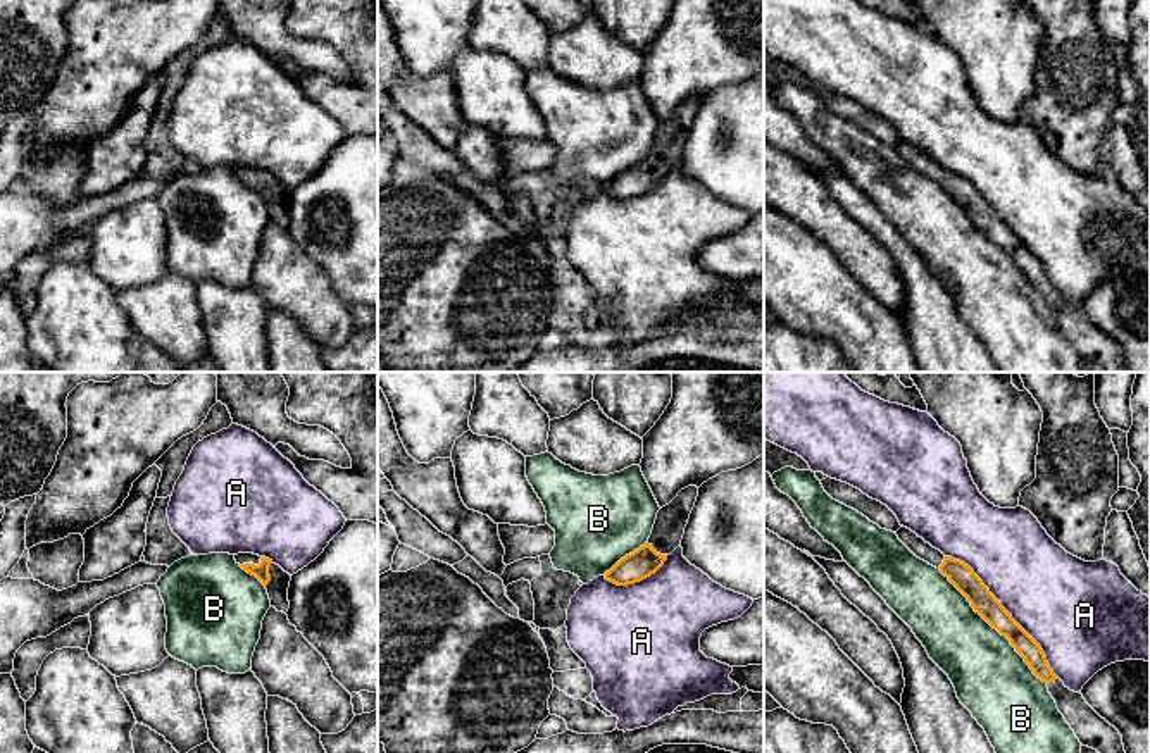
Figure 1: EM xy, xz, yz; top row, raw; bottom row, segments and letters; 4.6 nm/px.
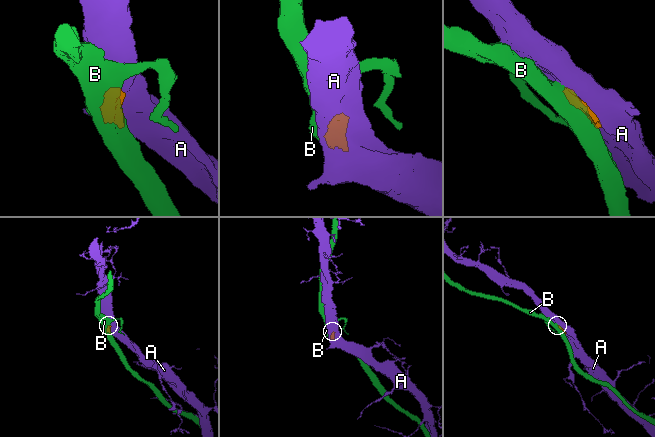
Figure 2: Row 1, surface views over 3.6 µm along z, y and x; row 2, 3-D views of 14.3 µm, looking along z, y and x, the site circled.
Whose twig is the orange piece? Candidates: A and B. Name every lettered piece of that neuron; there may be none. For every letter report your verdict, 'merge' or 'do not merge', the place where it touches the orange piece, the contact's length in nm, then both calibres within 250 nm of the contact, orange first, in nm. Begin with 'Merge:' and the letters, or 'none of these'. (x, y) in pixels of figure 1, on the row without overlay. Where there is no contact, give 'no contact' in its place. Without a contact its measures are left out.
Merge: none of these
A: do not merge; meets orange in yz at (1006, 224); contact 800 nm long; 110 nm thick on the orange side, 420 nm on the other
B: do not merge; meets orange in yz at (993, 242); contact 750 nm long; 110 nm thick on the orange side, 360 nm on the other

